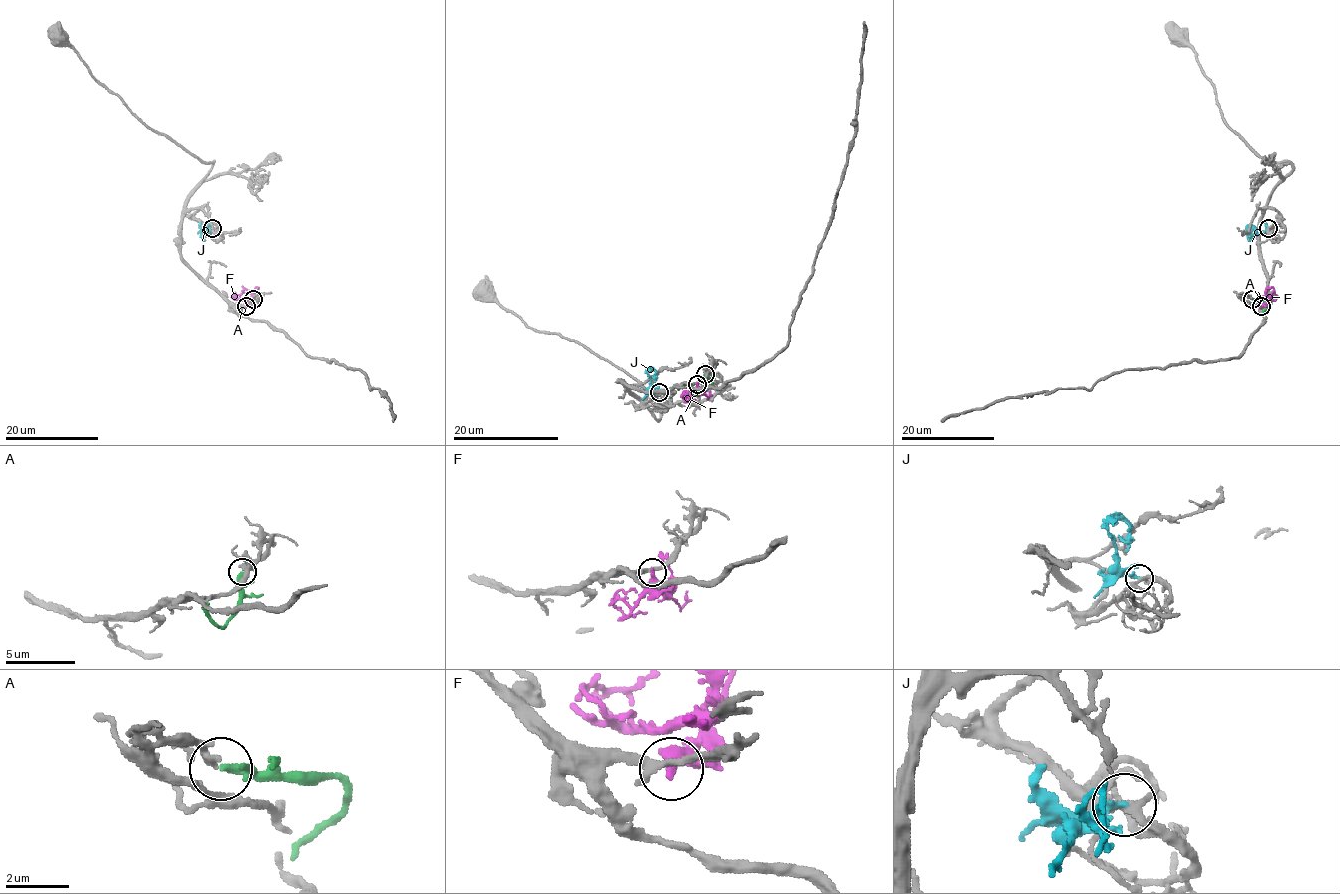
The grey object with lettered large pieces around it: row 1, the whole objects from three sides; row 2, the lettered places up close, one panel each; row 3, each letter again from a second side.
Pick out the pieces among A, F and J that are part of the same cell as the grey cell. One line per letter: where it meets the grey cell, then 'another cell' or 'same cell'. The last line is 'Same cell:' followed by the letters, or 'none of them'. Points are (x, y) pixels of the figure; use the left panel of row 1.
A: meets grey at (253, 299); same cell
F: meets grey at (246, 306); another cell
J: meets grey at (212, 228); another cell
Same cell: A

